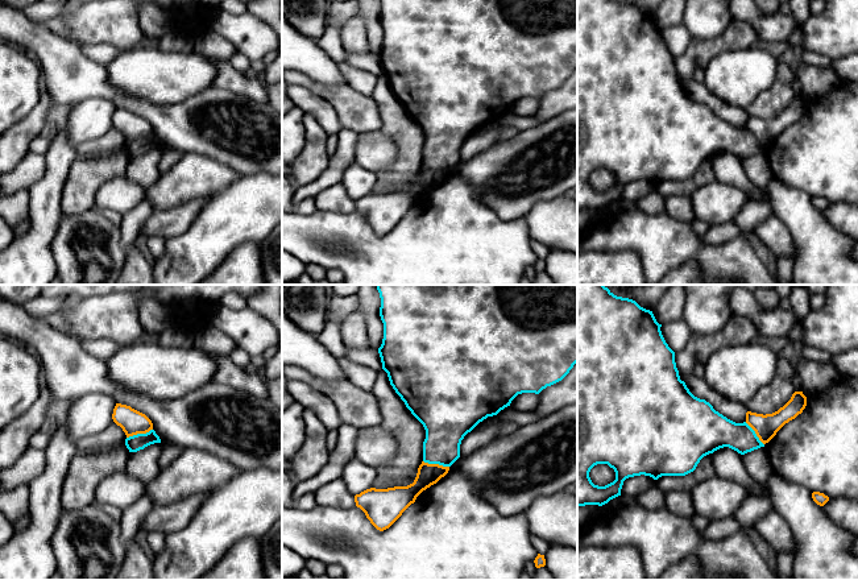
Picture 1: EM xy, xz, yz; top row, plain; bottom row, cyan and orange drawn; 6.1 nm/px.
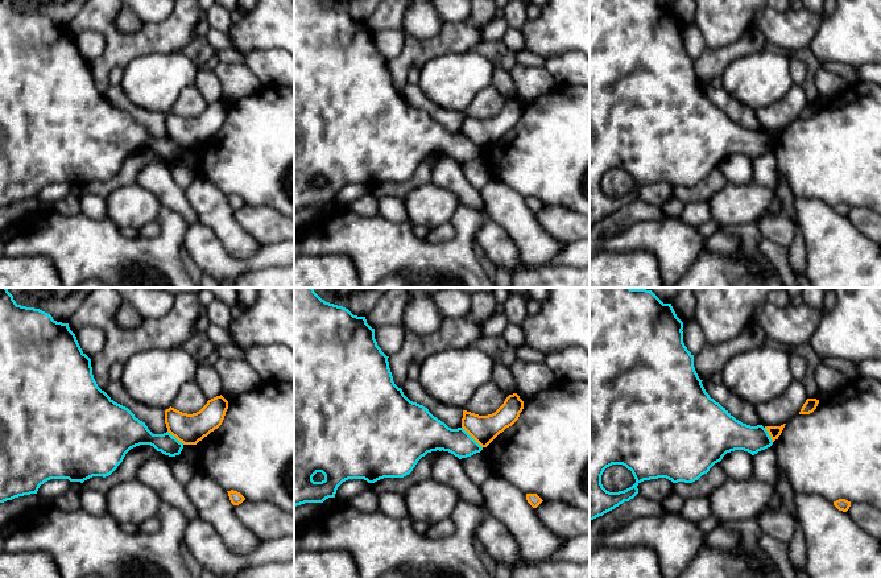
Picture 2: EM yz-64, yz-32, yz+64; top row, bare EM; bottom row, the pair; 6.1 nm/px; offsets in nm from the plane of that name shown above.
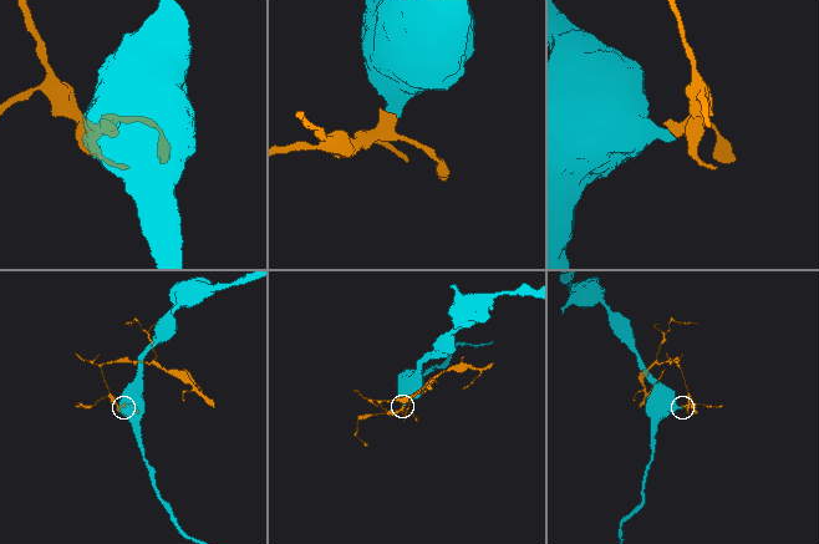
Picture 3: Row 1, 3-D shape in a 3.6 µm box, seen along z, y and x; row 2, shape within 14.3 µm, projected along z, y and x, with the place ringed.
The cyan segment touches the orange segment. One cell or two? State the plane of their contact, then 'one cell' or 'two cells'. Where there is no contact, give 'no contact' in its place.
xy | two cells

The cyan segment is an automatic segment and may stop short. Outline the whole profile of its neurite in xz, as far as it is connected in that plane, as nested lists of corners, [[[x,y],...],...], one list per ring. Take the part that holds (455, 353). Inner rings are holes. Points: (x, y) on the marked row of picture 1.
[[[377,285],[384,339],[378,348],[390,385],[423,424],[423,461],[451,467],[464,436],[522,393],[539,394],[577,362],[577,285]]]

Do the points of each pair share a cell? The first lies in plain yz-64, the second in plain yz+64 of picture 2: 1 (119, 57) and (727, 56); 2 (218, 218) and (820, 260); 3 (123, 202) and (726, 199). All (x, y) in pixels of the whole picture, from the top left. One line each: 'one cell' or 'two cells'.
1: one cell
2: one cell
3: one cell

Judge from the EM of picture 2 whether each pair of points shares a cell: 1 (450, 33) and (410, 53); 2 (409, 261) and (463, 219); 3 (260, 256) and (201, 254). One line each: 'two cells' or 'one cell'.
1: one cell
2: one cell
3: one cell

